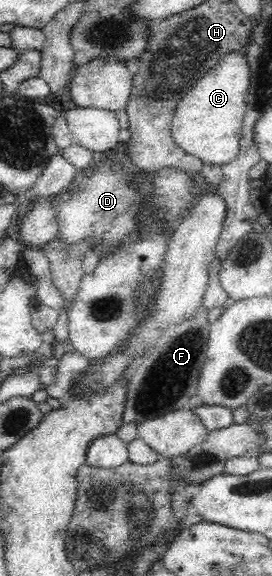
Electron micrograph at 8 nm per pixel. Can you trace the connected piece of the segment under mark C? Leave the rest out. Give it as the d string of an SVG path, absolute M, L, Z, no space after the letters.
M244 52L224 54L178 102L171 125L175 142L202 164L222 167L236 159L250 86L251 71Z

